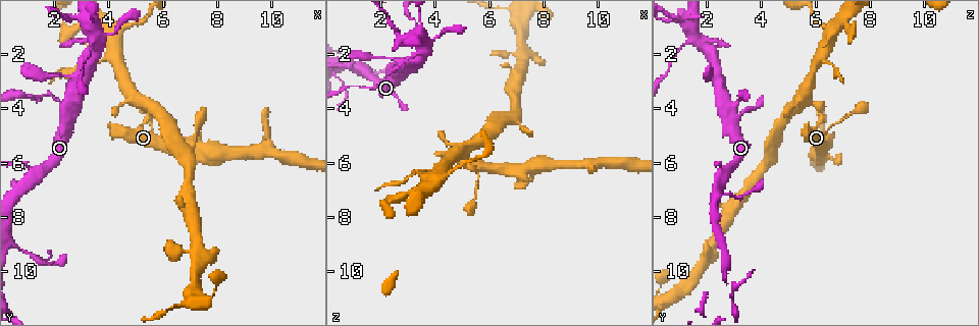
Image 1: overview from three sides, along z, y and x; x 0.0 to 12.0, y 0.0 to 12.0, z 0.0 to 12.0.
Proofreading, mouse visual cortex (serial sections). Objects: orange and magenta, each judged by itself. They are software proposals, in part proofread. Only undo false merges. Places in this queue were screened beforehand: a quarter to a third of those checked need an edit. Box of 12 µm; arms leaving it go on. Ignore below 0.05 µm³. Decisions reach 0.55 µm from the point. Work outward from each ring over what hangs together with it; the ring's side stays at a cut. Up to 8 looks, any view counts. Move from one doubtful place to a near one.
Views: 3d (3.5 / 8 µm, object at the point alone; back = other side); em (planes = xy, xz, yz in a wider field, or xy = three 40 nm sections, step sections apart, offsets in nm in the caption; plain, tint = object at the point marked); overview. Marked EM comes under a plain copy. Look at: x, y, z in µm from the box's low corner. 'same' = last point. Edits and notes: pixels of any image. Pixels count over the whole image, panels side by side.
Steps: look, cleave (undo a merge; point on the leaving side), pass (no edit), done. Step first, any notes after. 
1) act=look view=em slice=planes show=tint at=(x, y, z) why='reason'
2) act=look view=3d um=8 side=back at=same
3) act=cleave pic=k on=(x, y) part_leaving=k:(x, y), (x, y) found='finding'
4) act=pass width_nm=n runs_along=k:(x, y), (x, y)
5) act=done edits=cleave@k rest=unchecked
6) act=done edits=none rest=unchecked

act=look view=3d um=3.5 at=(5.1, 3.8, 5.9) why='three-way junction'

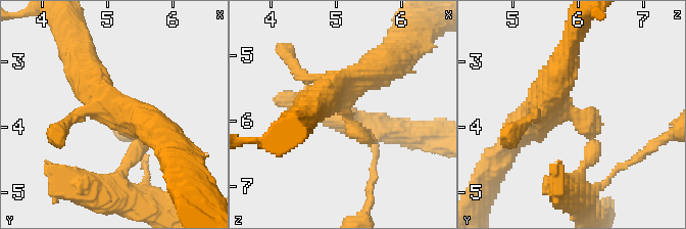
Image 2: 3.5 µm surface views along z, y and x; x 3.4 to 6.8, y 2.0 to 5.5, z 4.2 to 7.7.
act=look view=em slice=planes show=tint at=(5.15, 3.85, 5.90) why='need the tissue'

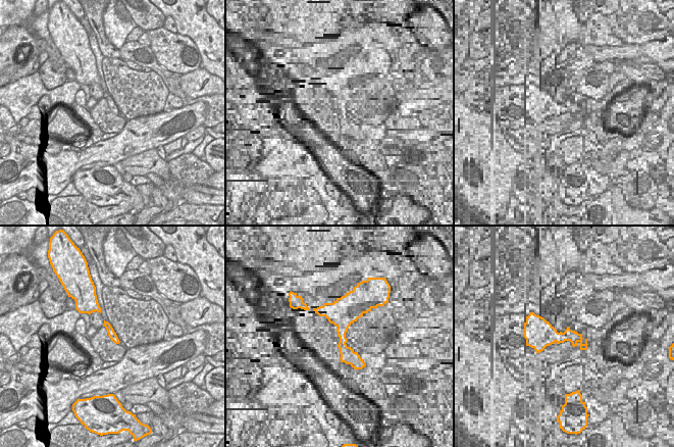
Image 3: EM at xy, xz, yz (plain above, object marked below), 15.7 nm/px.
act=pass found='continuous, no second cell'

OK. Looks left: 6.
act=look view=em slice=planes show=tint at=(3.6, 2.3, 6.3) why='thick turns thin'

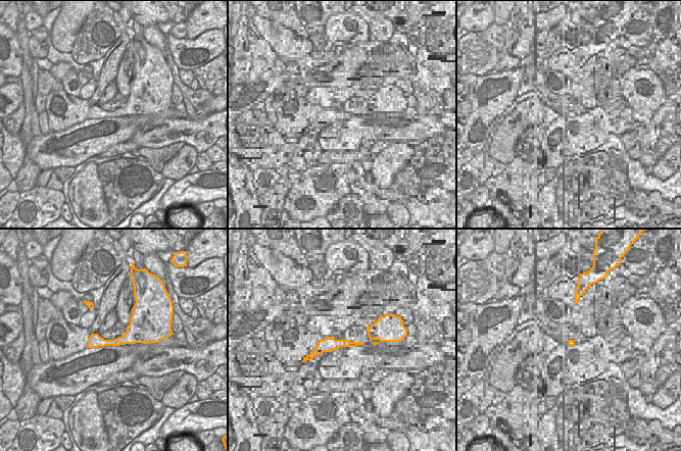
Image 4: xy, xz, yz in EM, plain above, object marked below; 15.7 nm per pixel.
act=look view=3d um=3.5 at=same

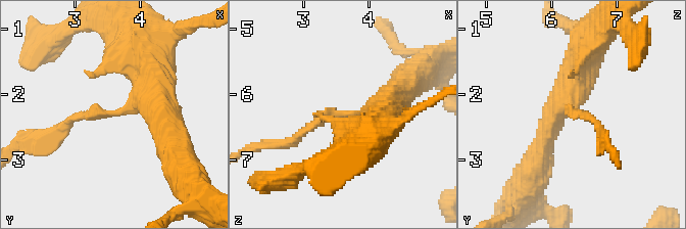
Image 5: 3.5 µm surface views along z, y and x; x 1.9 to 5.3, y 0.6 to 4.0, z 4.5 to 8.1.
act=cleave pic=5 on=(310, 128) part_leaving=5:(118, 112), (78, 116), (31, 141) found='a second cell is stuck on'

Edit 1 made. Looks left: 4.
act=look view=3d um=3.5 at=(2.4, 3.9, 2.9) why='arms part here'

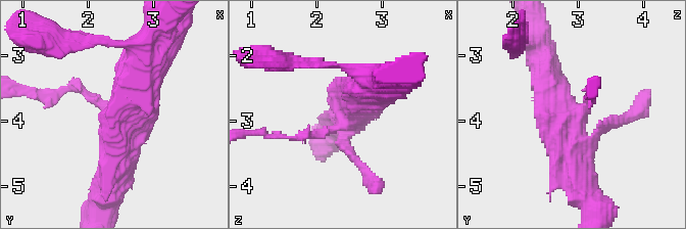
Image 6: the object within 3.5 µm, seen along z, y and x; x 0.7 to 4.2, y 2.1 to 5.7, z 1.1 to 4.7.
act=pass runs_along=6:(582, 190), (545, 71) found='one cell here'

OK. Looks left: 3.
act=done edits=cleave@5 rest=unchecked

